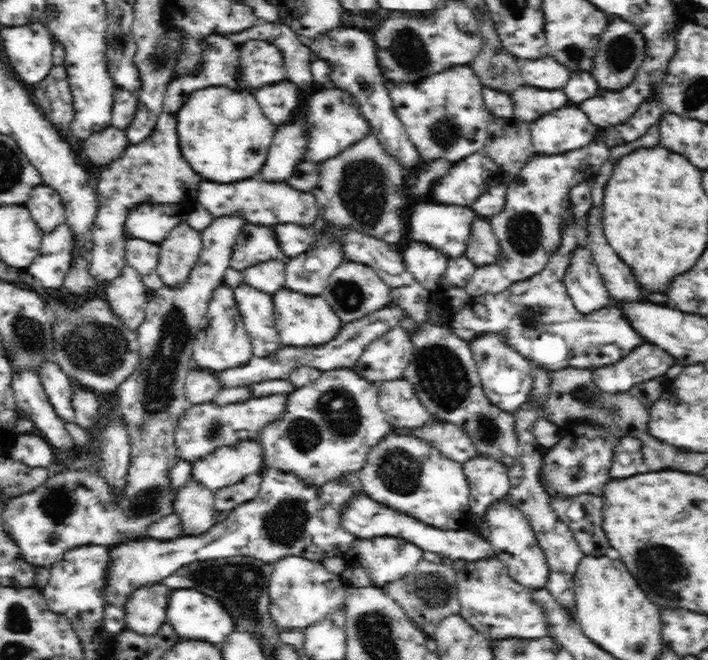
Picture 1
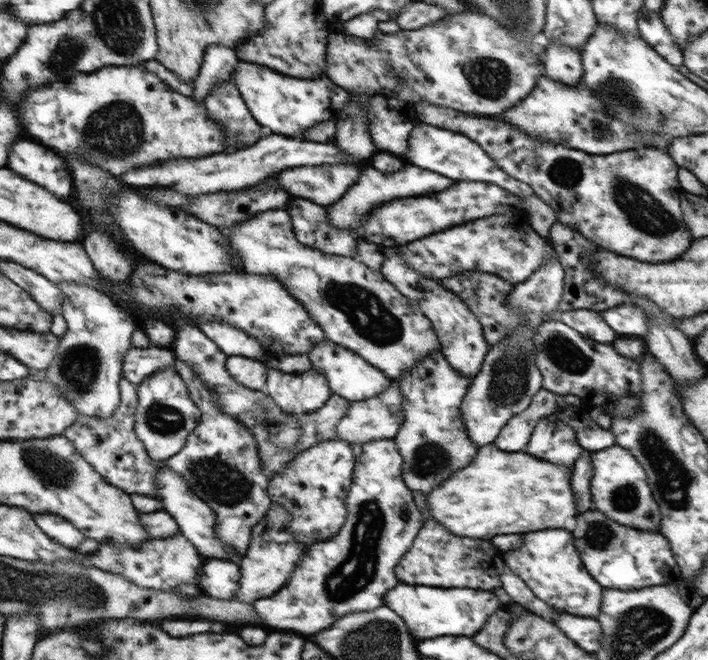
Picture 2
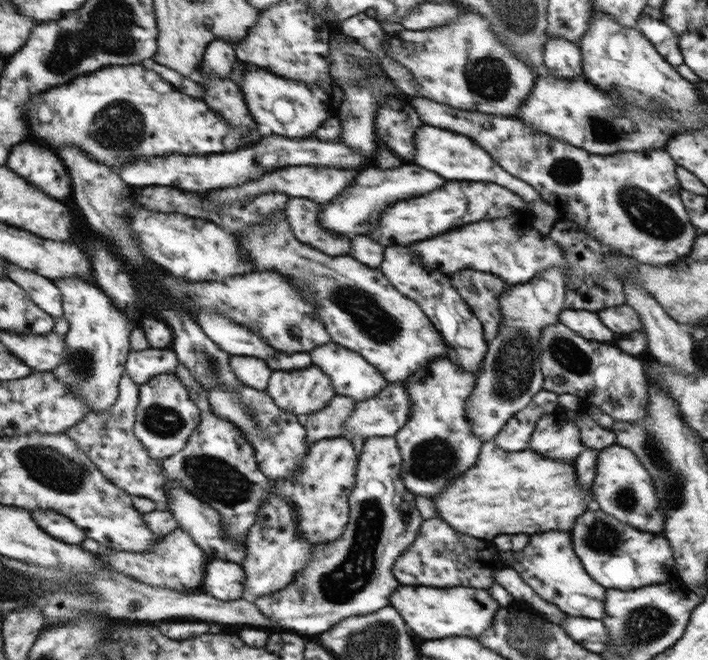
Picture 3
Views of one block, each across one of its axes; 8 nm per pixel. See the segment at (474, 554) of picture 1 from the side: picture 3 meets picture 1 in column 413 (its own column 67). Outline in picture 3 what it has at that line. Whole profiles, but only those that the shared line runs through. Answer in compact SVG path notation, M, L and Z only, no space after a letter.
M35 510L33 518L37 518L37 522L41 522L41 526L45 526L45 530L49 530L49 534L55 538L61 538L63 542L69 542L71 545L80 545L81 542L87 540L88 535L80 526L77 526L73 519L55 512L55 510Z

